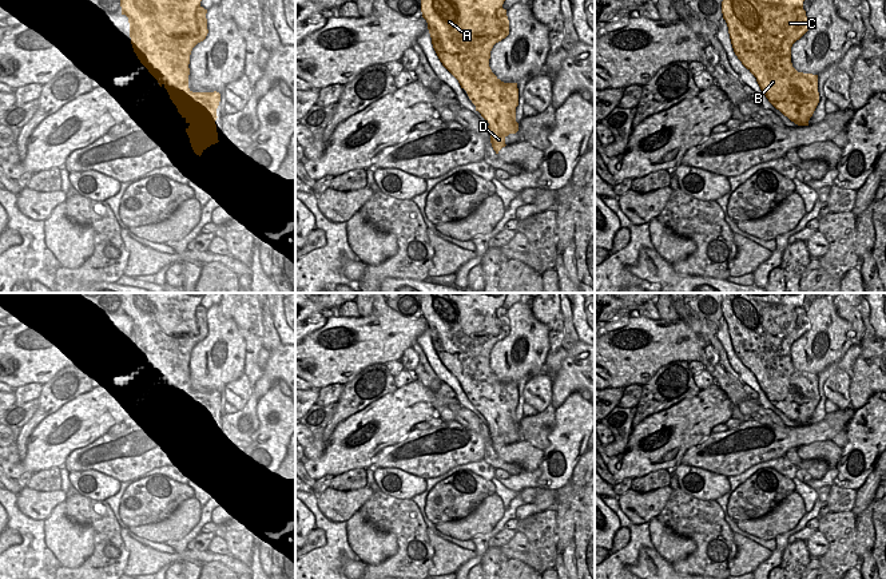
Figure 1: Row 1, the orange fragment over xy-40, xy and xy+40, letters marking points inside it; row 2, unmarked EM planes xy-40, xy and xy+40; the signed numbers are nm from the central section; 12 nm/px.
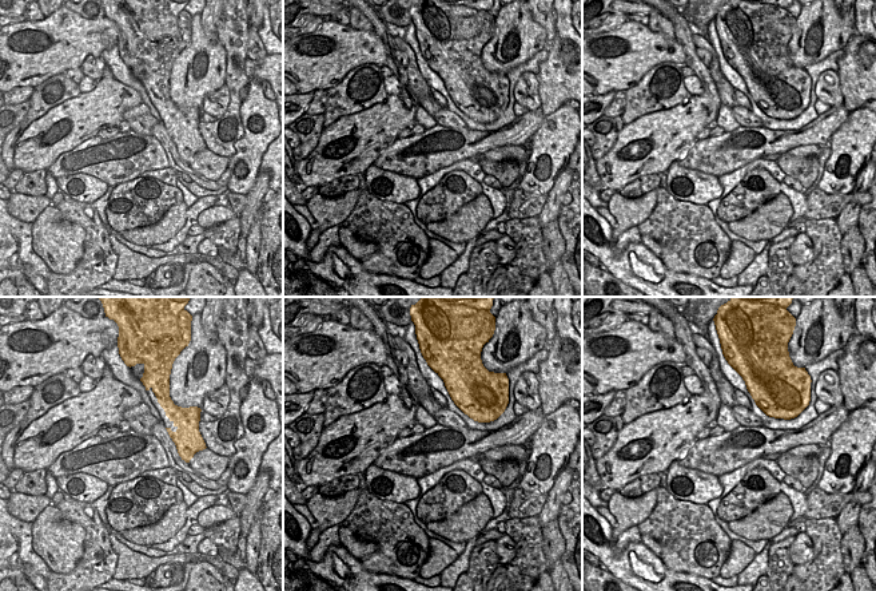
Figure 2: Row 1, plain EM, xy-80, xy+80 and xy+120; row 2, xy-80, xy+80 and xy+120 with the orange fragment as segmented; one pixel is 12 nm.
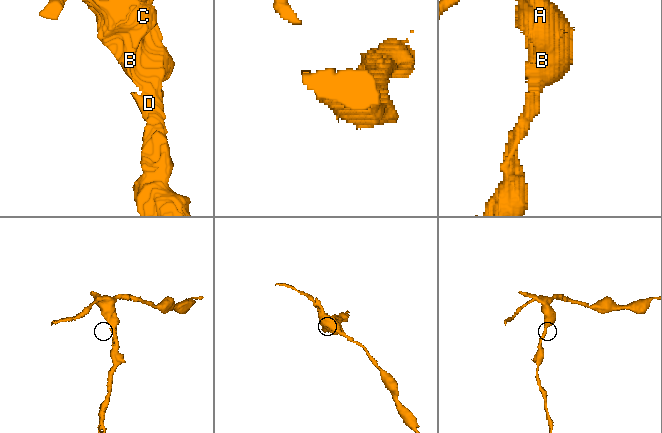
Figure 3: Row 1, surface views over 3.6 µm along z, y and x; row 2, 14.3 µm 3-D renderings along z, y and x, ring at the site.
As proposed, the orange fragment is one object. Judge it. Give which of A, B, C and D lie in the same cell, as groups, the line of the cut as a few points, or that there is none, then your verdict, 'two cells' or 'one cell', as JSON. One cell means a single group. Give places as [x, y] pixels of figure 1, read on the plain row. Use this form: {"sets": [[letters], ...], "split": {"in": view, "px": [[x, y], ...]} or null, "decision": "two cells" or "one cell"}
{"sets": [["A", "B", "C"], ["D"]], "split": {"in": "xy", "px": [[515, 420], [499, 417], [489, 424]]}, "decision": "two cells"}

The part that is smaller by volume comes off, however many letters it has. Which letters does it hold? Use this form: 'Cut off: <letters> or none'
Cut off: D

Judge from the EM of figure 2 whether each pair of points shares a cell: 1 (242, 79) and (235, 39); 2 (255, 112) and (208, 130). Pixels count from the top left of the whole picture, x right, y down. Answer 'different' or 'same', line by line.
1: same
2: different

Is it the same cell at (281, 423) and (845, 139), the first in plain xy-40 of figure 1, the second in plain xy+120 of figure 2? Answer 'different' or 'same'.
same

